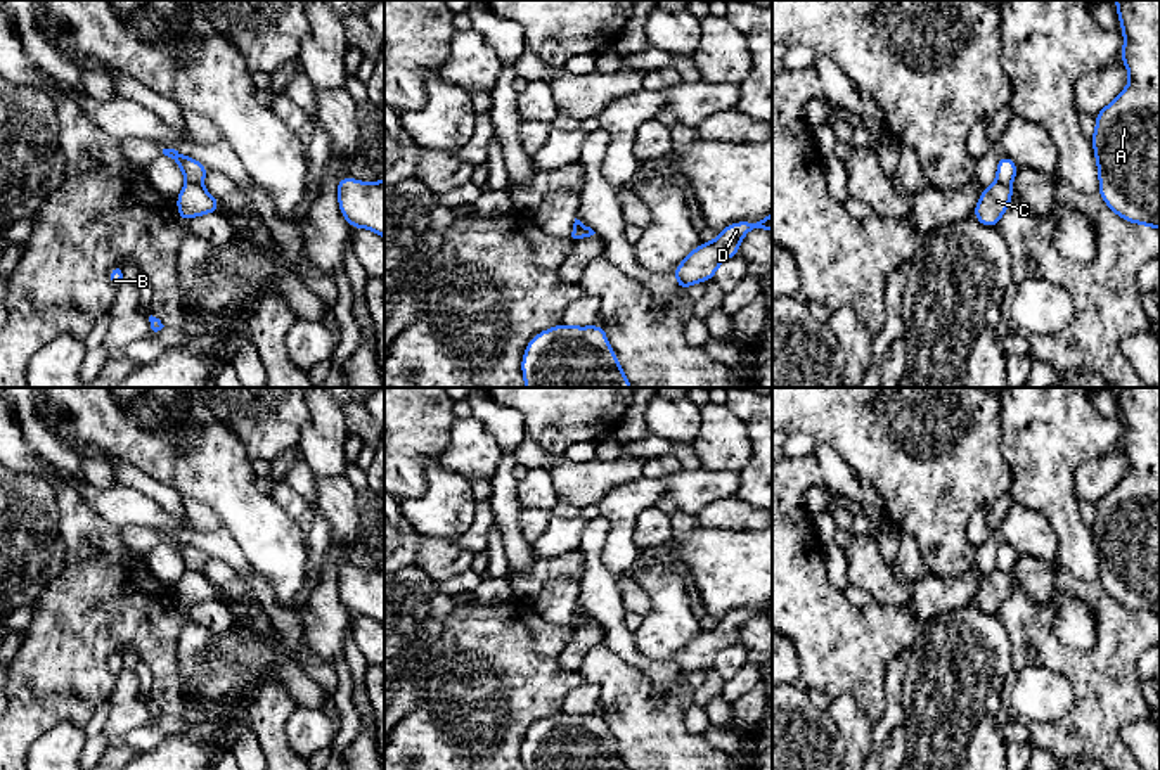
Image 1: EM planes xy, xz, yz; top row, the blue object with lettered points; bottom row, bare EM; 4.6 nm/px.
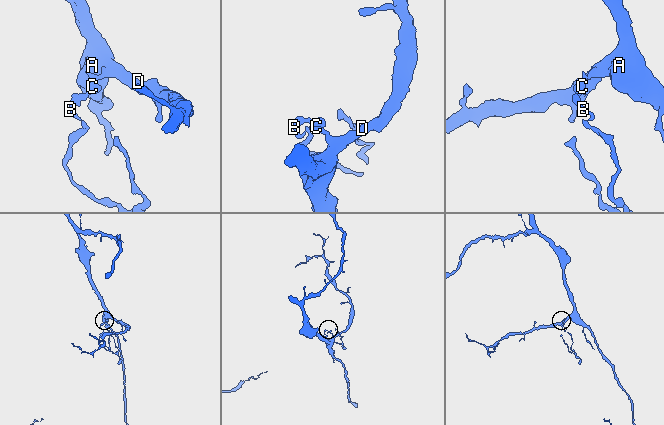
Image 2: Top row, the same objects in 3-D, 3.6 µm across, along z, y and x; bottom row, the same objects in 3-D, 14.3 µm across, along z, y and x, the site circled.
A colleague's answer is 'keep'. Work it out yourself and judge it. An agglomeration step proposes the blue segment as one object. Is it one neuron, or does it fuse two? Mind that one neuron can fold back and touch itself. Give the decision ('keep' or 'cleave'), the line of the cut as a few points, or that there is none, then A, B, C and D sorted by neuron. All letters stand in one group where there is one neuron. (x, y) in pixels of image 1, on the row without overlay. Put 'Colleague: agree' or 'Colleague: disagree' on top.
Colleague: disagree
cleave | xy (187, 570), (201, 573) | A D / B C

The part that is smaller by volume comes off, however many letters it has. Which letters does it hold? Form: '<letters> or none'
B, C

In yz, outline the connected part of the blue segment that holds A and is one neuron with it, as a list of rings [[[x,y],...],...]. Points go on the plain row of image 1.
[[[1115,388],[1124,420],[1120,448],[1129,459],[1129,472],[1096,502],[1091,524],[1098,552],[1099,585],[1120,606],[1160,618],[1160,388]]]

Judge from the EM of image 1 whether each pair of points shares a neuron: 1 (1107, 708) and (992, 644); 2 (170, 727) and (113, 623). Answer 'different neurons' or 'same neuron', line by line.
1: different neurons
2: different neurons

